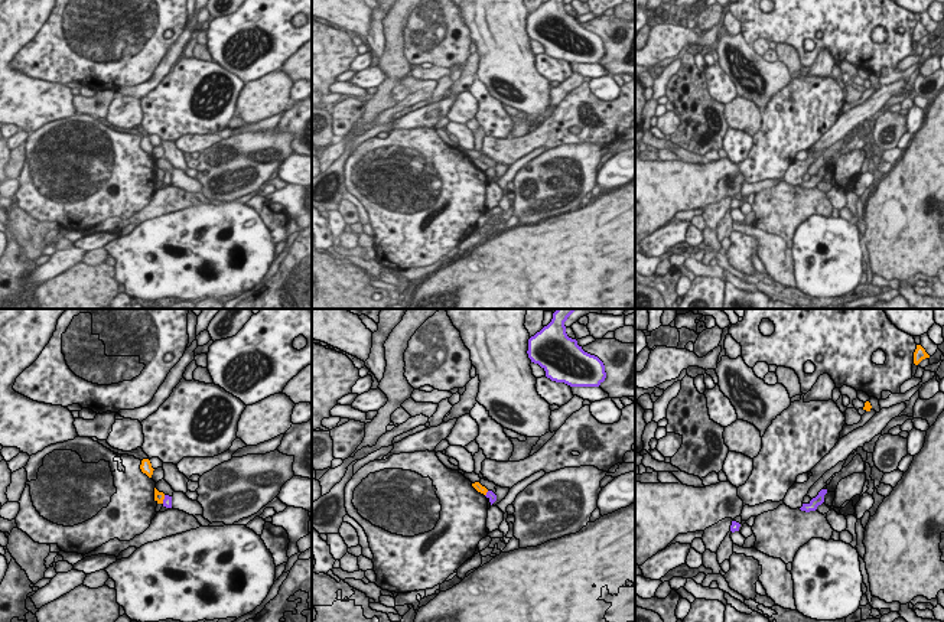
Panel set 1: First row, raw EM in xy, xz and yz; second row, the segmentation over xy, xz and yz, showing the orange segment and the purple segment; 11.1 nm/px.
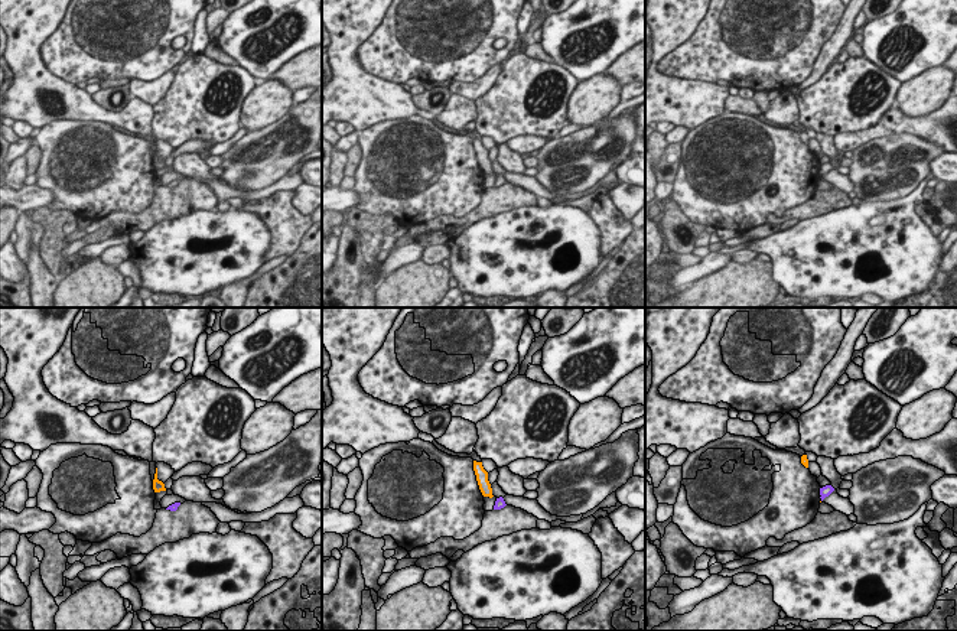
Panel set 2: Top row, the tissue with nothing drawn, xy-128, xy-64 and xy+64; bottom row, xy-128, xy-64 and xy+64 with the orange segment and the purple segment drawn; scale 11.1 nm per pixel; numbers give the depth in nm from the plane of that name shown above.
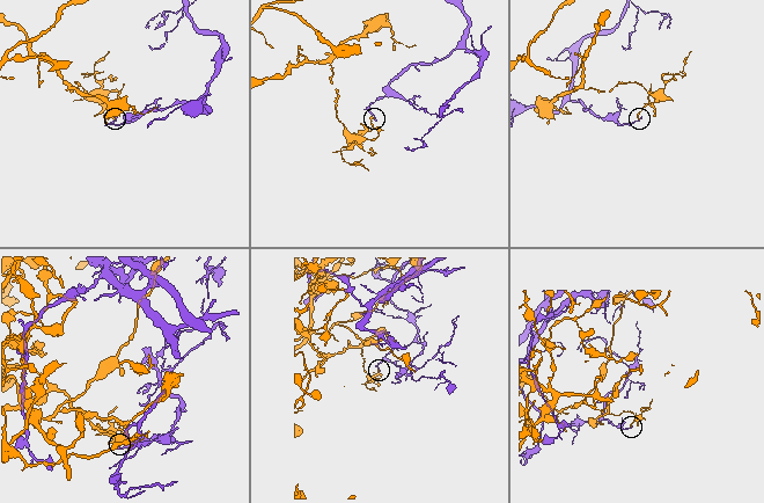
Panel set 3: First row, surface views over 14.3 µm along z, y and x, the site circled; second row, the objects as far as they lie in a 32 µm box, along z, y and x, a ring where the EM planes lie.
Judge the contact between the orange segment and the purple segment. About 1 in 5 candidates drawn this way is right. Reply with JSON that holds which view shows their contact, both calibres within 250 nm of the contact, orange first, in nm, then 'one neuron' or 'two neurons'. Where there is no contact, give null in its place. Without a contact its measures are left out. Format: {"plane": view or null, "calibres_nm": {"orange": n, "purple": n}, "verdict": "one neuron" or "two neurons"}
{"plane": "xy", "calibres_nm": {"orange": 120, "purple": 100}, "verdict": "two neurons"}

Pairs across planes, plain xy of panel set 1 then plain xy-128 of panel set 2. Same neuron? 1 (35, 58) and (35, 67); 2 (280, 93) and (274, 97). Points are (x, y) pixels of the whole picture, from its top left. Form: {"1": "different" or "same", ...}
{"1": "different", "2": "same"}

